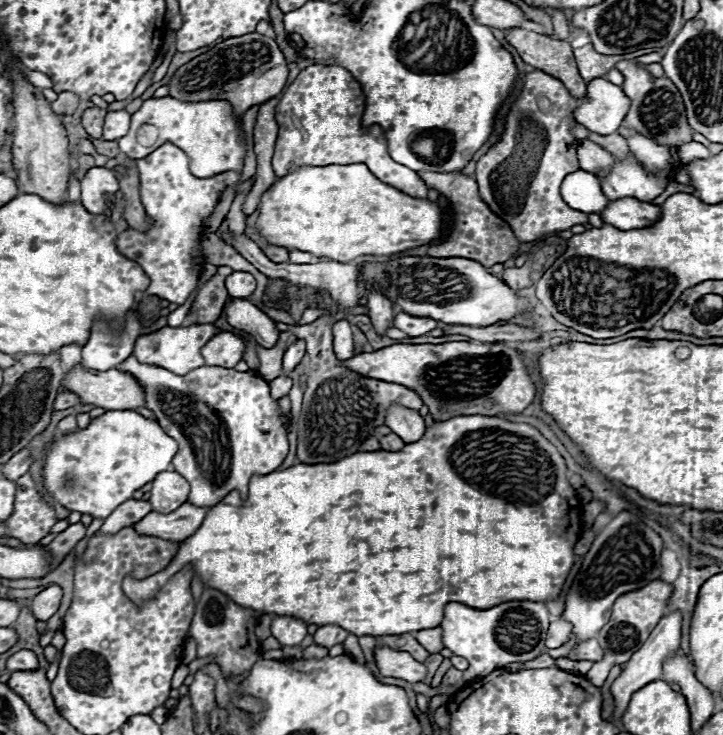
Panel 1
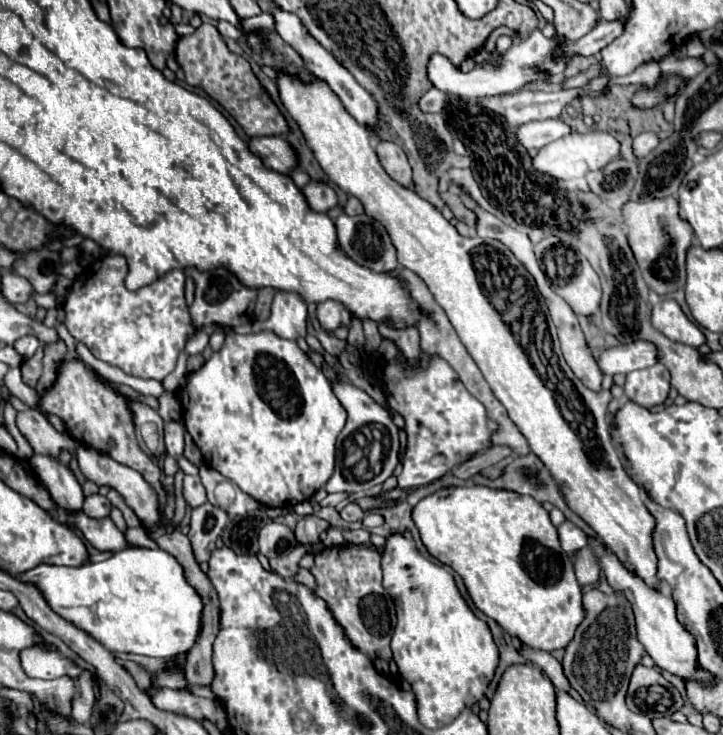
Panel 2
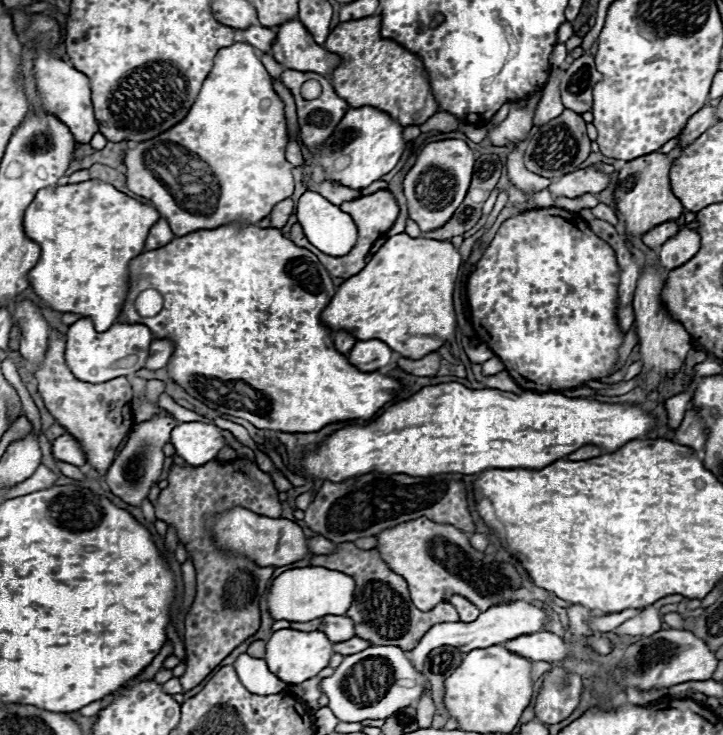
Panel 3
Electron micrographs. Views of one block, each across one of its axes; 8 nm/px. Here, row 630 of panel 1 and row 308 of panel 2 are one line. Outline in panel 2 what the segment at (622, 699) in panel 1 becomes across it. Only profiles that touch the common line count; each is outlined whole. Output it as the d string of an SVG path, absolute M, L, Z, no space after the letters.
M672 298L660 300L652 308L650 322L658 332L662 332L666 338L670 338L674 342L682 342L682 344L688 344L694 348L698 348L700 344L706 342L700 328L686 318L686 314L678 306L678 302Z

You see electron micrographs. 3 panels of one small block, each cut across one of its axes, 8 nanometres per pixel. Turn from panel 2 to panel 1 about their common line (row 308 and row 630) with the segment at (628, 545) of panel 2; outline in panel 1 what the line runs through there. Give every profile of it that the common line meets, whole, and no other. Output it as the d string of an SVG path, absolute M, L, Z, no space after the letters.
M450 602L444 610L440 628L444 630L442 642L456 656L470 662L464 676L468 680L488 676L492 670L506 668L512 662L528 662L542 654L546 648L546 632L550 626L550 614L544 602L506 602L488 610L476 610L458 602Z

